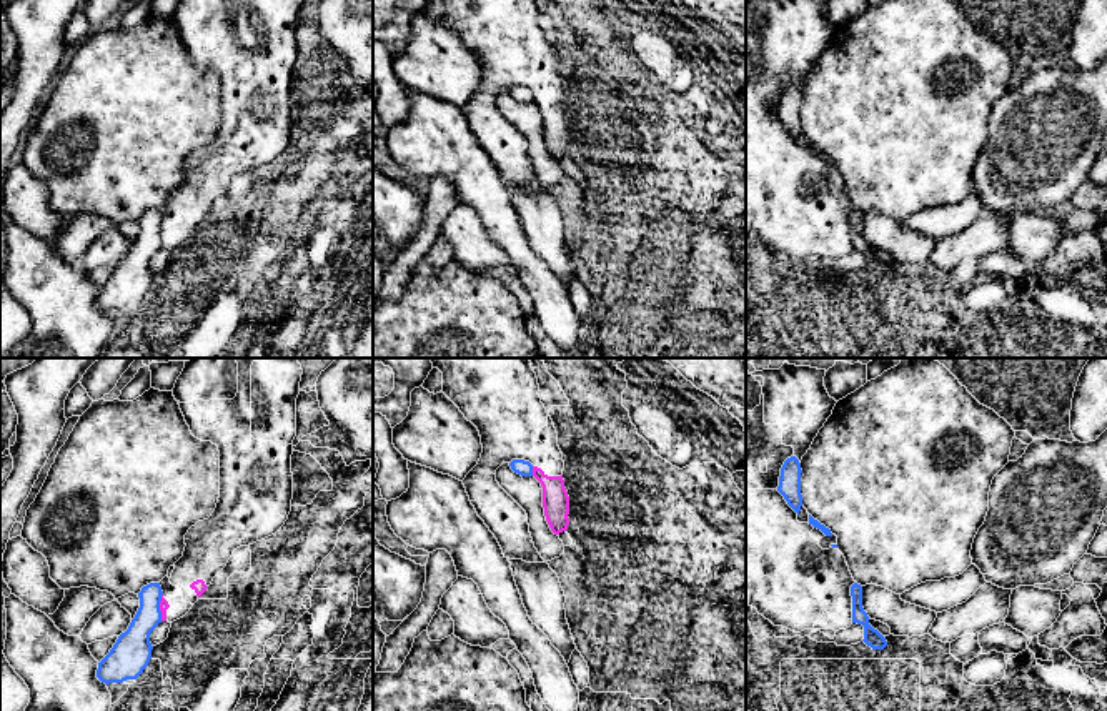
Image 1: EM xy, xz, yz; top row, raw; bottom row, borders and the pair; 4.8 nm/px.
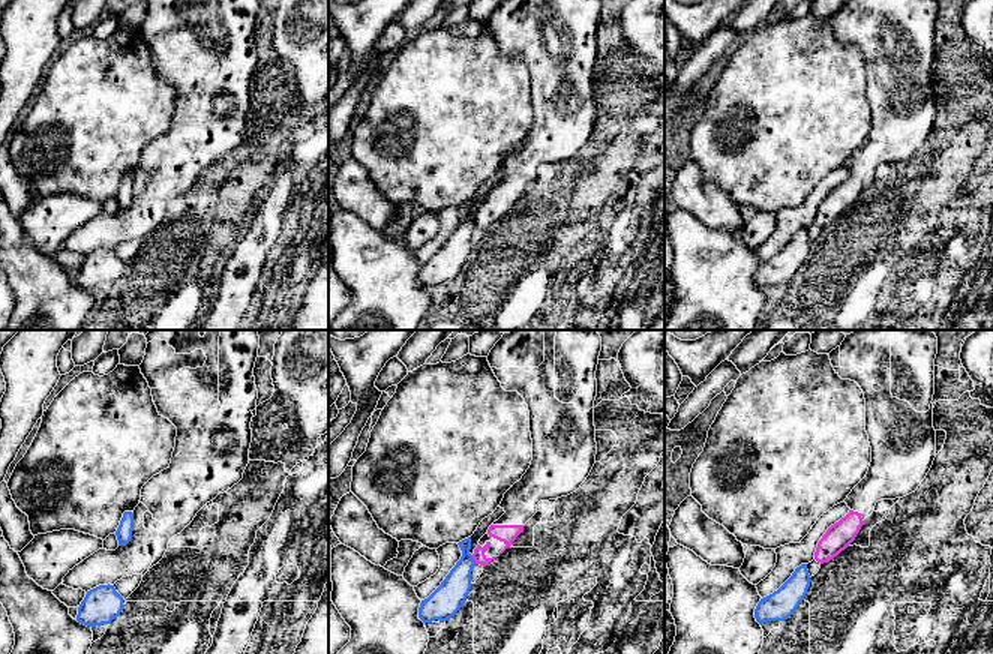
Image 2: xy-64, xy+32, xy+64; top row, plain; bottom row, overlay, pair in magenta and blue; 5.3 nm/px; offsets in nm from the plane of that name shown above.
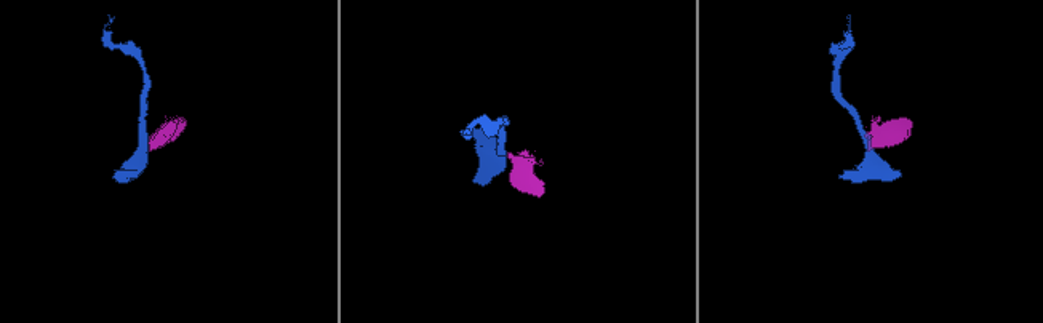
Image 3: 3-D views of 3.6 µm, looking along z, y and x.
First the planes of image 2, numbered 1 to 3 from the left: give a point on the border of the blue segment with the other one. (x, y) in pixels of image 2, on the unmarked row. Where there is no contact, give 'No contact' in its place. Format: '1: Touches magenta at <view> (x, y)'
1: No contact
2: Touches magenta at xy+32 (474, 224)
3: No contact

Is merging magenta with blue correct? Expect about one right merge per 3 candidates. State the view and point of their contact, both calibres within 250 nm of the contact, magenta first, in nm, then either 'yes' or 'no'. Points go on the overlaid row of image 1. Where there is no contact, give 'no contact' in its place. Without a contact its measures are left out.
xz (533, 472) | 130/80 nm | no

